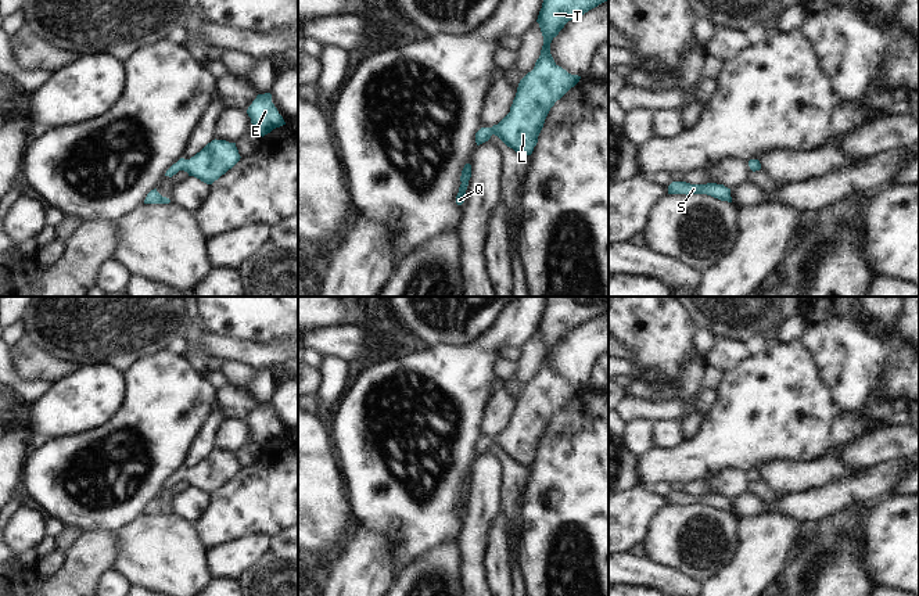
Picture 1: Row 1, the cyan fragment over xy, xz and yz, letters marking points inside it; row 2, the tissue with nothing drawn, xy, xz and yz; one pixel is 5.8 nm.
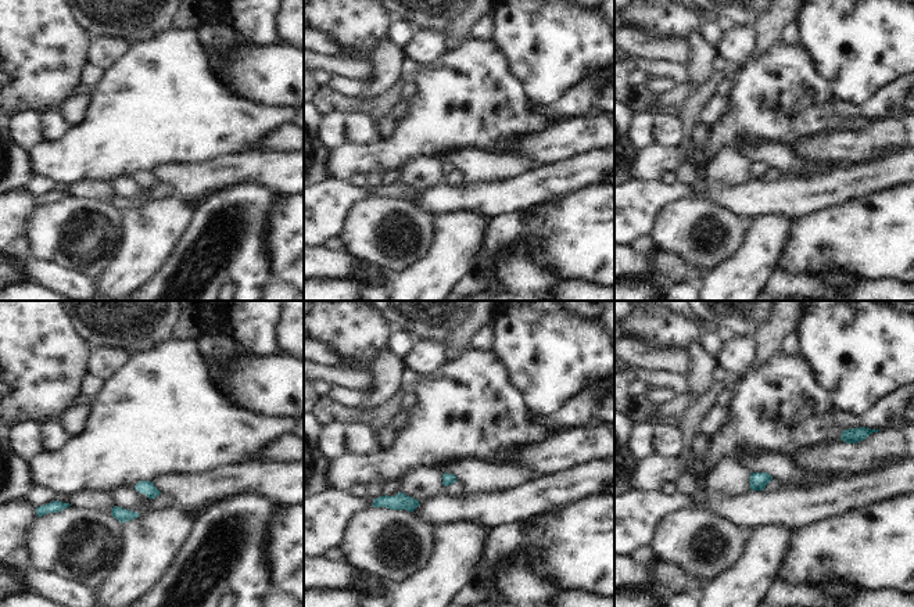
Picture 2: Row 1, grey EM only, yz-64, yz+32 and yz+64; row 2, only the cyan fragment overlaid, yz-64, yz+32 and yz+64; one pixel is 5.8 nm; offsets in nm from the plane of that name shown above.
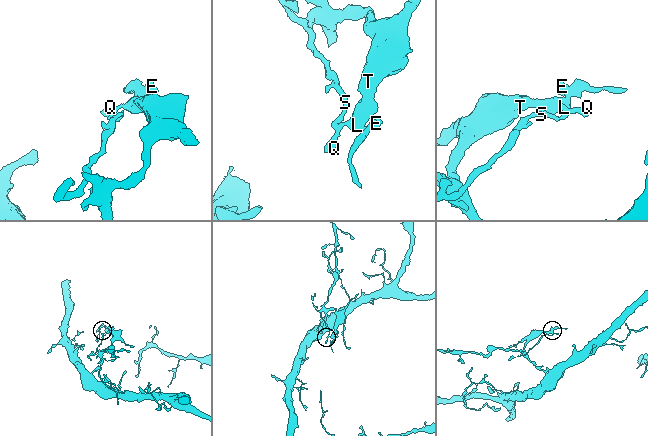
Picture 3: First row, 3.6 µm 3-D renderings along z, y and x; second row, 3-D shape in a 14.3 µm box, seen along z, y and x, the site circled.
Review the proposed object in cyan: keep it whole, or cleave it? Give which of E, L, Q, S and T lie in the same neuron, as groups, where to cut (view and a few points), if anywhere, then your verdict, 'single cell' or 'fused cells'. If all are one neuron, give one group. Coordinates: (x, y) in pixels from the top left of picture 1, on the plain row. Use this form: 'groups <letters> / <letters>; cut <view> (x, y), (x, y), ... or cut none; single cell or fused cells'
groups E L Q S T; cut none; single cell

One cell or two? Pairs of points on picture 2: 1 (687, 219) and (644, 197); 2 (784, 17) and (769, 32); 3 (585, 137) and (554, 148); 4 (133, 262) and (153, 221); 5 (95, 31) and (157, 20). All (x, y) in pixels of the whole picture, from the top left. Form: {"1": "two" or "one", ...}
{"1": "two", "2": "one", "3": "one", "4": "one", "5": "one"}

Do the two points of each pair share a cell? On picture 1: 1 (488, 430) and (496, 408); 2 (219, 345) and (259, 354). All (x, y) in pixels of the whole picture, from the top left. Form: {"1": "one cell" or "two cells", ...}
{"1": "one cell", "2": "one cell"}

